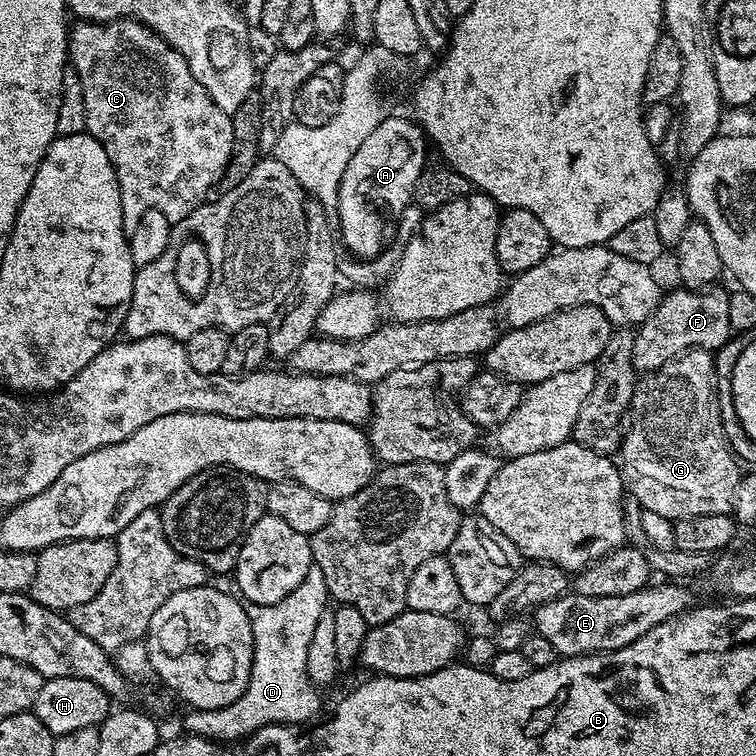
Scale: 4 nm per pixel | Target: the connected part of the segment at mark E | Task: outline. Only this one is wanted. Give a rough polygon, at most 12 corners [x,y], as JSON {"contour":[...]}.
{"contour":[[680,582],[535,609],[557,657],[616,652],[693,607]]}

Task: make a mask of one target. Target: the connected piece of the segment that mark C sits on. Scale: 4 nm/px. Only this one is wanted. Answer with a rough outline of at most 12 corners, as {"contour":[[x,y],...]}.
{"contour":[[137,20],[76,22],[84,126],[124,230],[185,220],[232,157],[232,118]]}

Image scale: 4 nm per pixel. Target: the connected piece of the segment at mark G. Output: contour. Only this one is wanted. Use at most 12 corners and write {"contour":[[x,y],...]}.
{"contour":[[692,348],[639,377],[622,436],[643,511],[733,511],[742,468]]}

